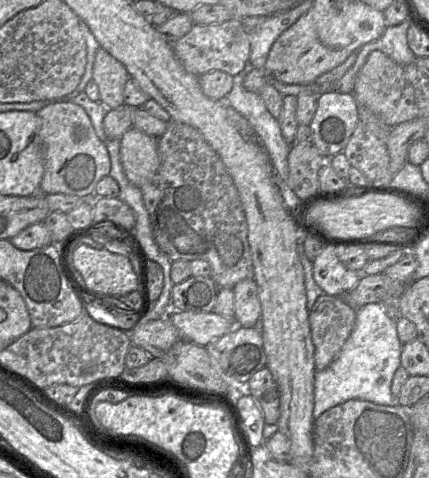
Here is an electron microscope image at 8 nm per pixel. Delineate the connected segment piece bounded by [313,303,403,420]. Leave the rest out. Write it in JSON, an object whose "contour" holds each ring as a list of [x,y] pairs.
{"contour":[[[368,303],[357,310],[354,328],[335,360],[314,377],[314,420],[327,410],[351,399],[360,399],[379,405],[396,406],[398,398],[391,392],[392,379],[401,365],[403,344],[397,334],[397,321],[390,319],[381,303]]]}

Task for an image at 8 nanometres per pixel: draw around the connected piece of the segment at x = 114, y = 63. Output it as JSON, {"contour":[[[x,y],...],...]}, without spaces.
{"contour":[[[100,46],[95,55],[92,76],[99,88],[99,103],[107,110],[123,105],[124,88],[129,78],[126,67]]]}

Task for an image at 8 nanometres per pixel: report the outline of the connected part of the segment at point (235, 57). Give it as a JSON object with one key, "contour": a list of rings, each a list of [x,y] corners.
{"contour":[[[233,18],[220,24],[194,24],[191,30],[175,43],[174,53],[189,73],[200,76],[213,70],[224,71],[231,76],[241,72],[250,56],[250,39],[241,19]]]}

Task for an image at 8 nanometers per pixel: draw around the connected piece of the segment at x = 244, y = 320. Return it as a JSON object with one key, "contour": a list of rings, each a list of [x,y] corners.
{"contour":[[[244,279],[233,287],[234,321],[237,326],[256,327],[261,319],[258,286],[254,279]]]}

